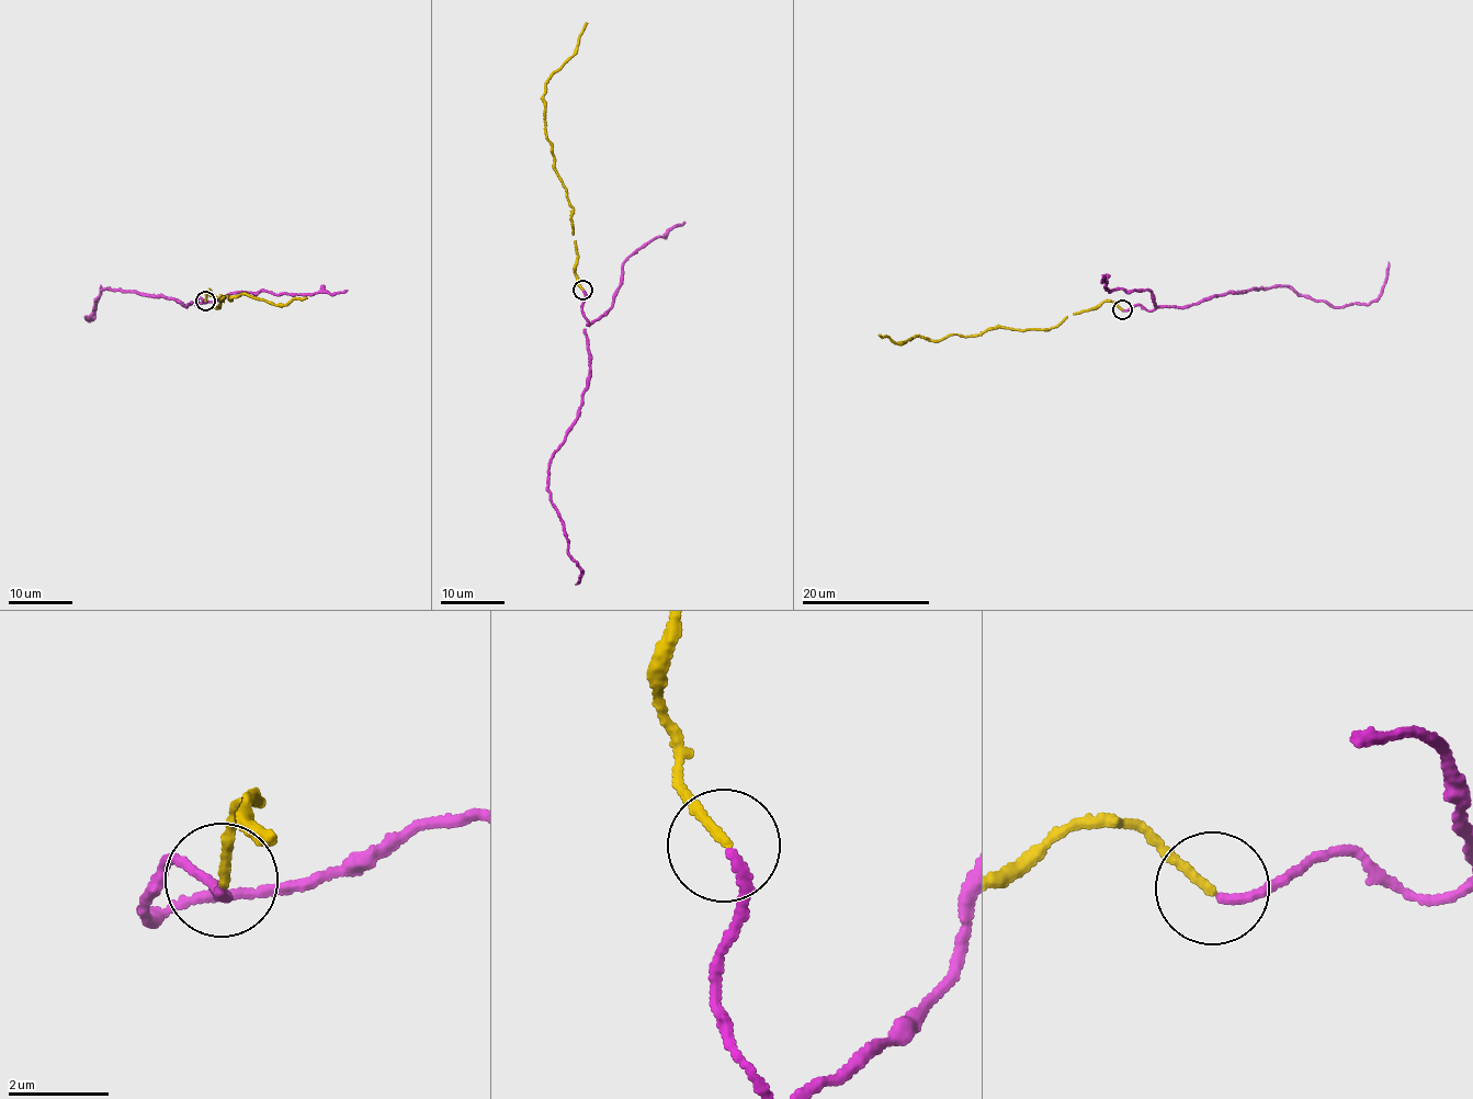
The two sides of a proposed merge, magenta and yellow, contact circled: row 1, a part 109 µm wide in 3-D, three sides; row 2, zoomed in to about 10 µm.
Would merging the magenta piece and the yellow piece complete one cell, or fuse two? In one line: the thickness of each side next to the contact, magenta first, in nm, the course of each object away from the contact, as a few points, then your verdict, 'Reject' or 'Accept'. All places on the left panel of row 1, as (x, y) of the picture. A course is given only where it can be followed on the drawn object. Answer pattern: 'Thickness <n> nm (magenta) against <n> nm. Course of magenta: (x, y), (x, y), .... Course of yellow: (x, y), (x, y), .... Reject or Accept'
Thickness 180 nm (magenta) against 170 nm. Course of magenta: (205, 302), (201, 297), (185, 306), (108, 289), (86, 316), (90, 320), (101, 285). Course of yellow: (205, 299), (210, 290), (216, 297), (216, 308), (224, 296), (222, 301), (247, 293), (282, 305), (306, 296). Accept

